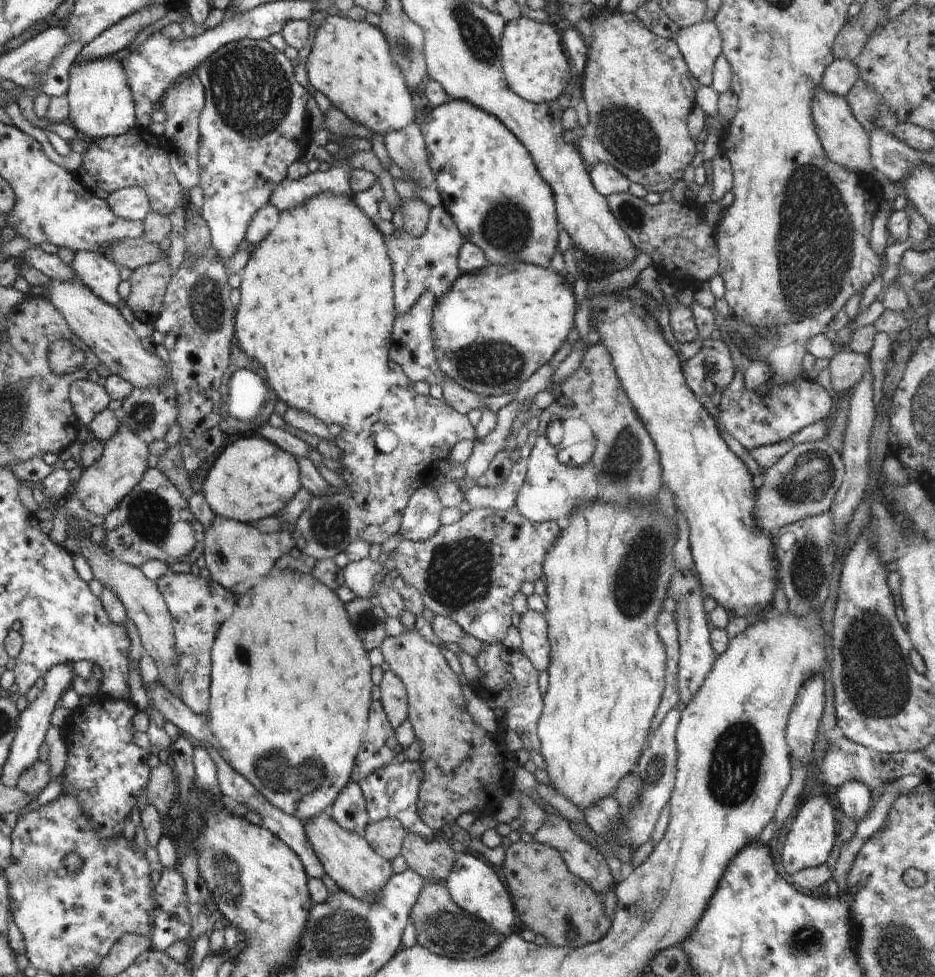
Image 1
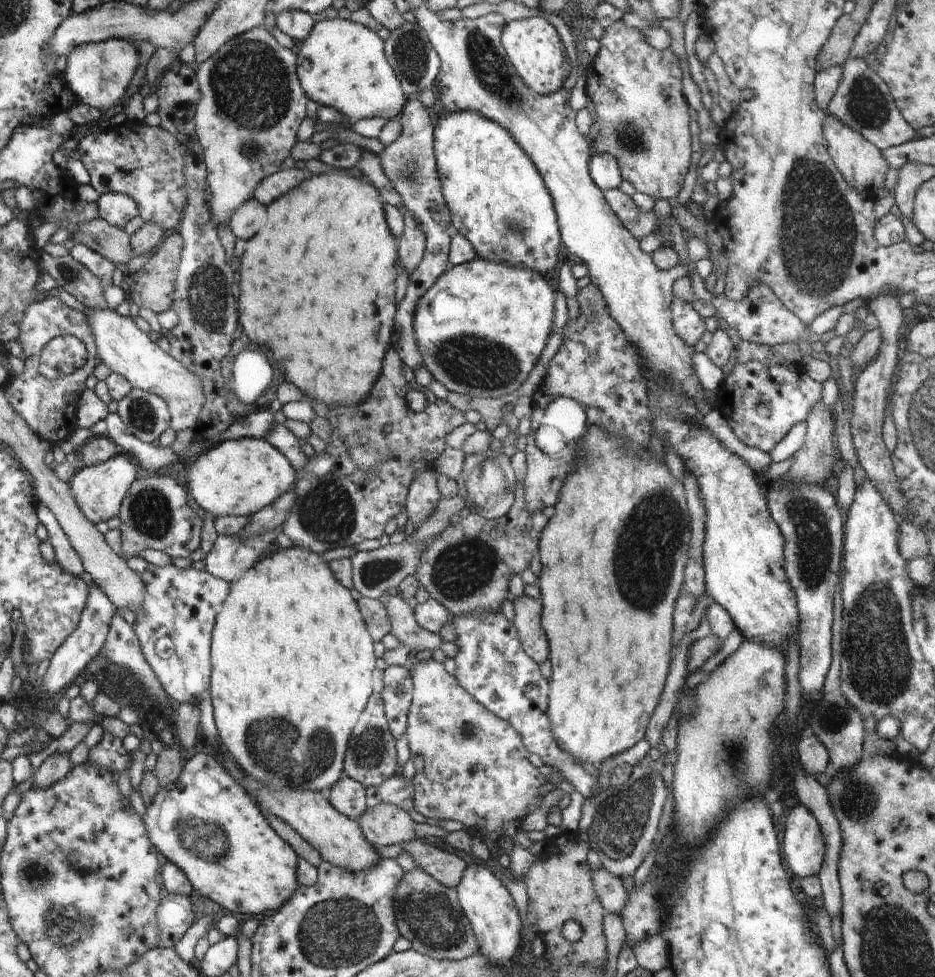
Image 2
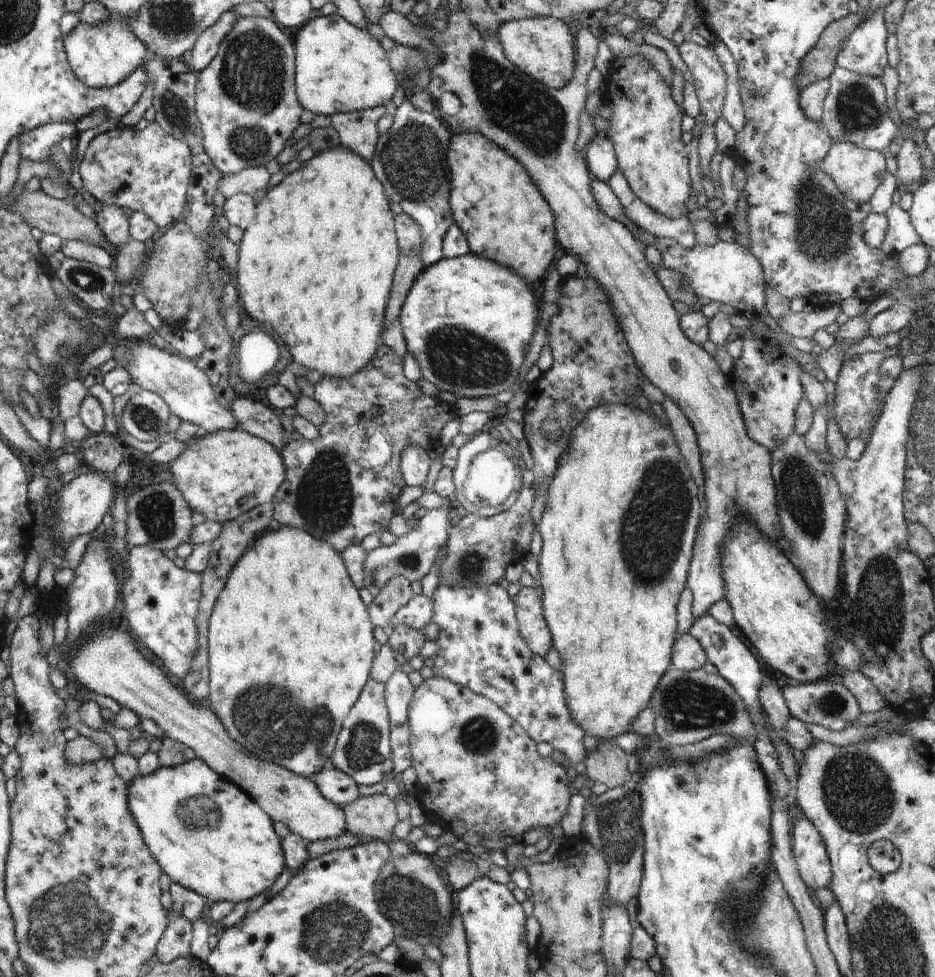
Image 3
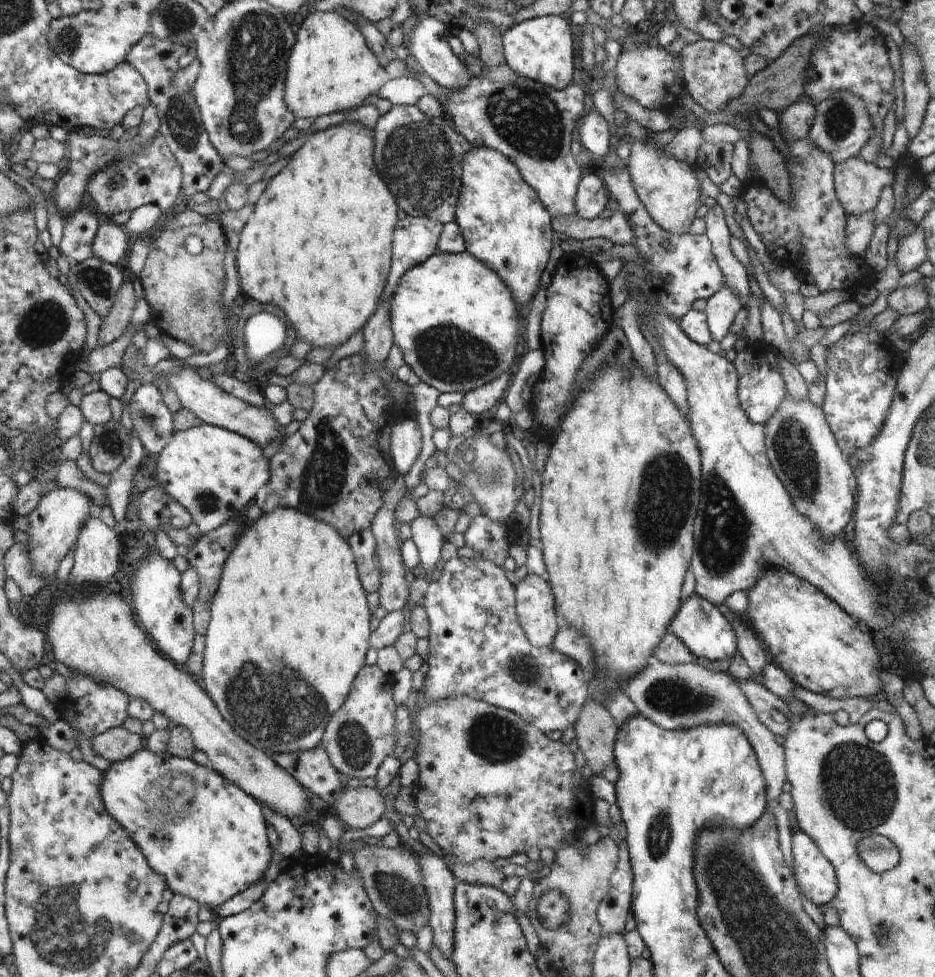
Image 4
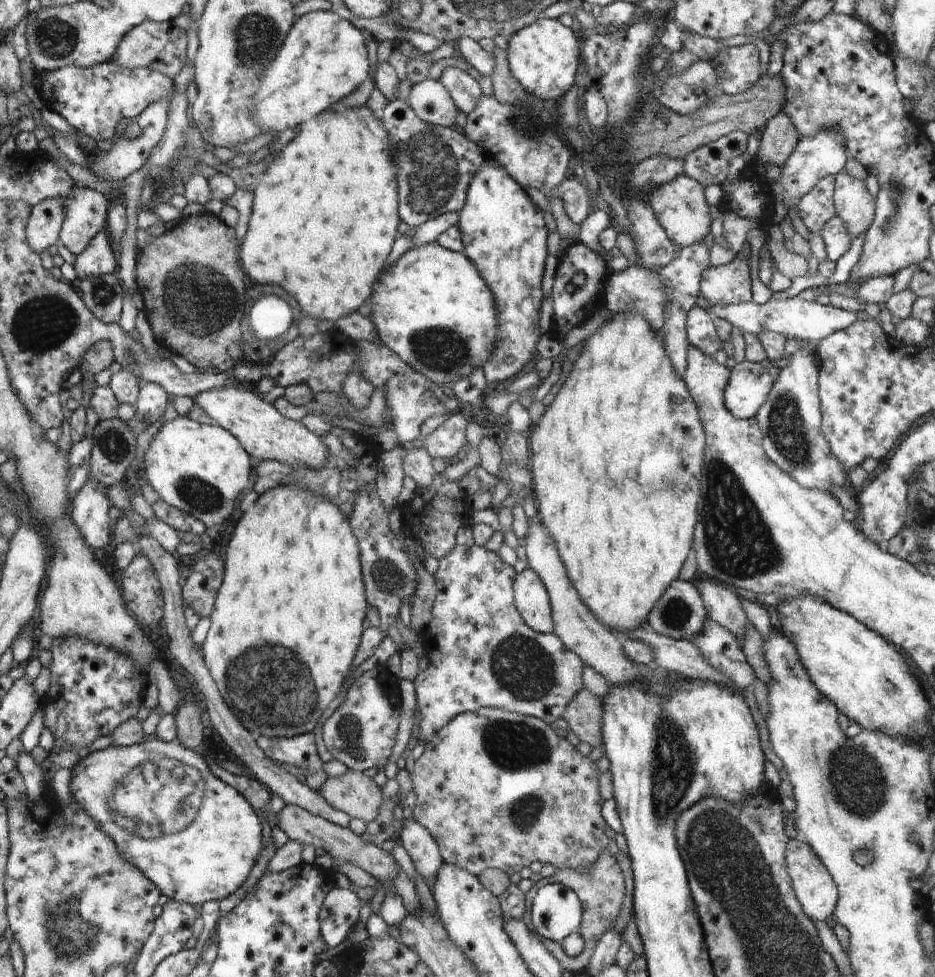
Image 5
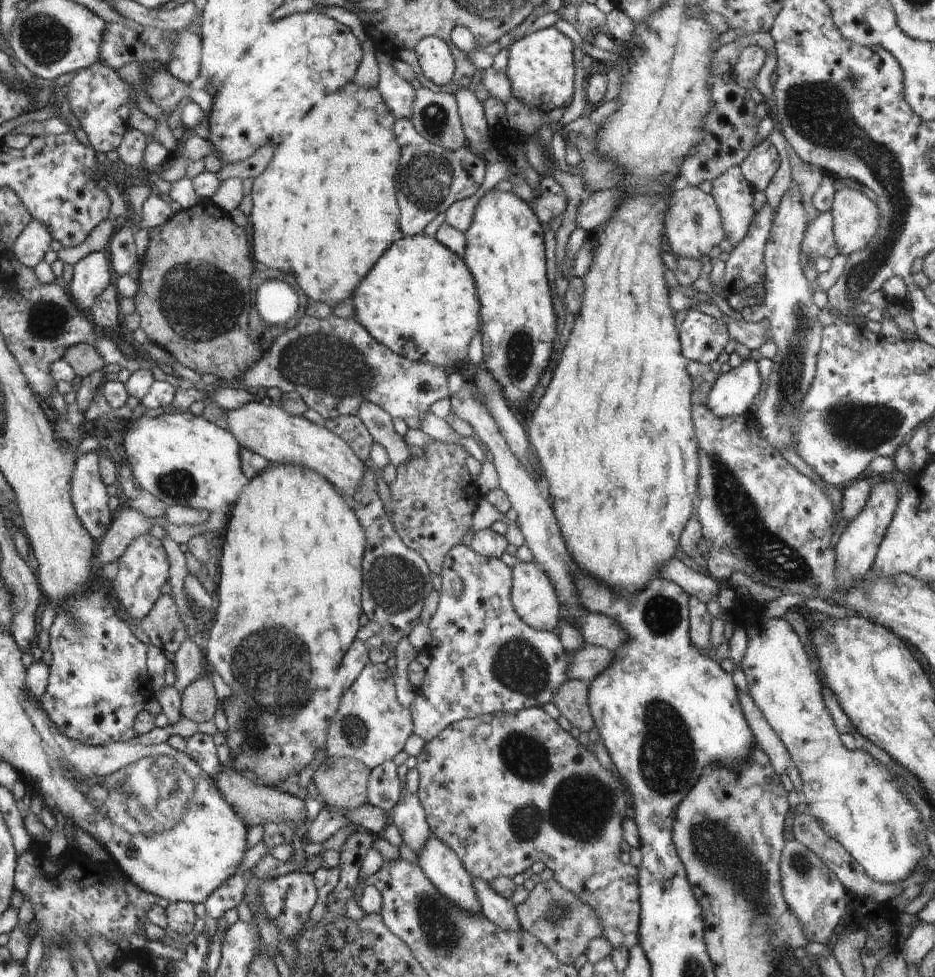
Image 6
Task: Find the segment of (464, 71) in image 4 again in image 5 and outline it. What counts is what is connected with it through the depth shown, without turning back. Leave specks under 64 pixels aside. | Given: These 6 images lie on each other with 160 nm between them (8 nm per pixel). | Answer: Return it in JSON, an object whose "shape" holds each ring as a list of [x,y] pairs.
{"shape":[[[447,66],[439,82],[446,88],[457,110],[468,115],[478,104],[482,90],[476,80],[458,67]]]}

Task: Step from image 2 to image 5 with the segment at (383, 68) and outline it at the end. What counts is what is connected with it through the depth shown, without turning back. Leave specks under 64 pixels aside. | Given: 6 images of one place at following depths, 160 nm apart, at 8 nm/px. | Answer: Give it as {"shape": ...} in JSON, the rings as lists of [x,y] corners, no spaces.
{"shape":[[[314,11],[303,15],[301,18],[297,18],[294,22],[294,26],[290,28],[290,32],[286,34],[284,38],[284,44],[278,52],[278,56],[274,56],[274,60],[270,62],[270,66],[266,66],[266,70],[262,70],[262,80],[260,80],[260,122],[258,122],[258,92],[256,92],[256,98],[254,98],[254,106],[252,106],[252,112],[254,112],[254,118],[256,118],[256,124],[258,124],[258,130],[260,132],[274,132],[283,133],[285,130],[290,130],[302,122],[306,122],[306,118],[312,118],[314,114],[320,114],[322,110],[329,110],[332,104],[341,101],[346,98],[350,92],[357,90],[362,83],[364,83],[369,77],[370,60],[368,59],[368,52],[364,36],[362,36],[360,30],[357,30],[349,21],[343,20],[337,14],[332,11]]]}

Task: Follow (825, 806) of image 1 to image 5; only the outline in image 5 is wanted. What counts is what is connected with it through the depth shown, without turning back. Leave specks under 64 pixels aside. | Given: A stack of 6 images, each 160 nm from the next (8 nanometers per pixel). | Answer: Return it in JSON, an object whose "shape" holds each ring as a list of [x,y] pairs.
{"shape":[[[789,840],[786,848],[786,868],[788,868],[794,893],[798,898],[798,902],[802,904],[804,914],[812,922],[824,922],[826,918],[830,918],[836,909],[839,893],[832,876],[824,867],[820,858],[814,853],[814,850],[807,843],[800,842],[800,840]]]}

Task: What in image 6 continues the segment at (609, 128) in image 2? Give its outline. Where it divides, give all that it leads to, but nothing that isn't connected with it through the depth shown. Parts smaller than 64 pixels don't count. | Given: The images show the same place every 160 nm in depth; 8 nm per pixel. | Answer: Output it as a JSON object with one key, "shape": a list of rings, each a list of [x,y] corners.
{"shape":[[[690,185],[672,190],[665,218],[665,244],[671,253],[685,259],[702,259],[705,256],[707,262],[708,253],[724,240],[724,236],[727,234],[723,220],[710,193]]]}

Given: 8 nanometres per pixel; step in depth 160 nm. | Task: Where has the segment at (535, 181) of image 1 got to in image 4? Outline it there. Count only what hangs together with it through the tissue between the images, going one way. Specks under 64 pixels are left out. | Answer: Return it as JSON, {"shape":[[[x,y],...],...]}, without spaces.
{"shape":[[[473,147],[462,163],[461,188],[455,210],[455,223],[460,227],[466,251],[489,266],[511,290],[514,302],[521,310],[540,288],[540,276],[550,258],[554,232],[550,213],[538,195],[521,177],[518,168],[503,154],[486,147]]]}

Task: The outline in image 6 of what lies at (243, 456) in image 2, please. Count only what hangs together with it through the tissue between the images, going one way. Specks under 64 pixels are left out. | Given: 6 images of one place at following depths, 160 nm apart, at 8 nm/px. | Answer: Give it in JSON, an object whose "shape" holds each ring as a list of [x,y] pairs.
{"shape":[[[189,410],[183,413],[165,413],[156,417],[142,415],[137,420],[128,421],[124,428],[123,445],[137,488],[146,490],[168,507],[180,505],[191,509],[208,510],[211,513],[220,510],[225,504],[233,506],[243,486],[249,481],[241,467],[239,457],[241,446],[235,436],[205,418],[190,413]]]}

